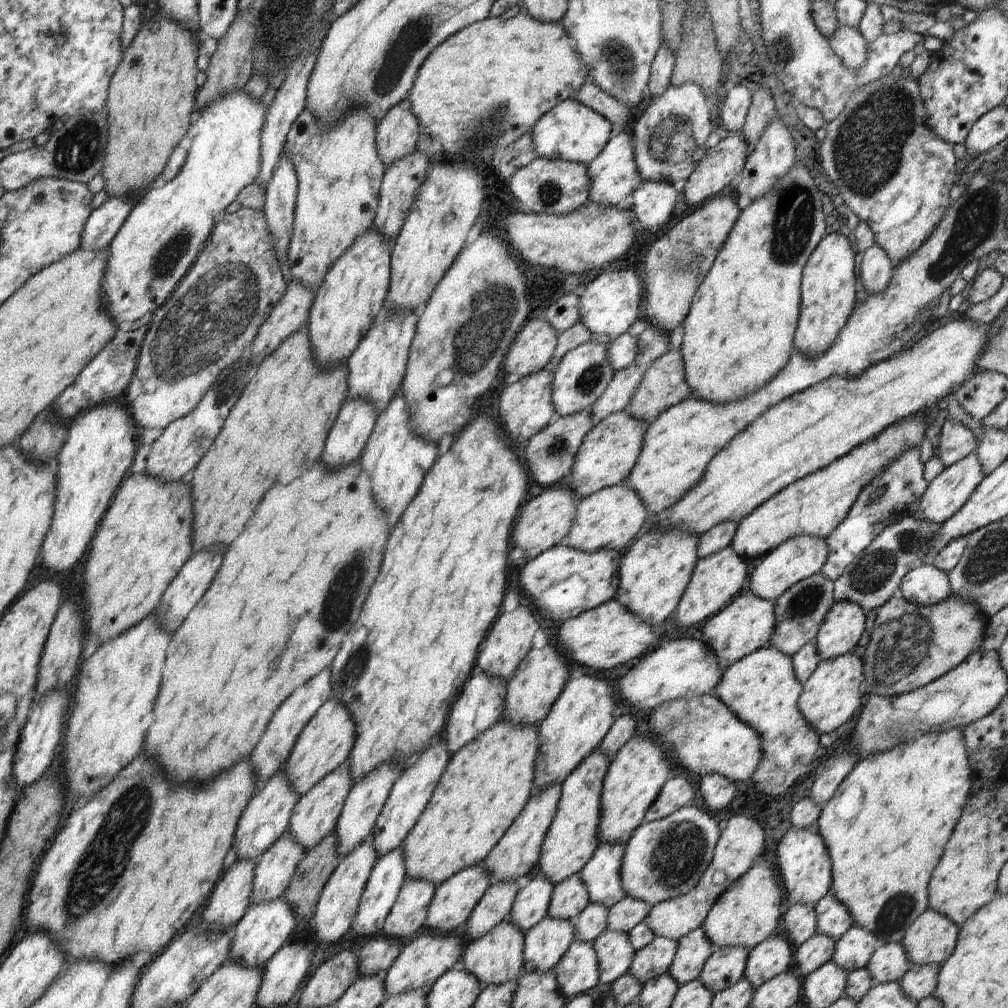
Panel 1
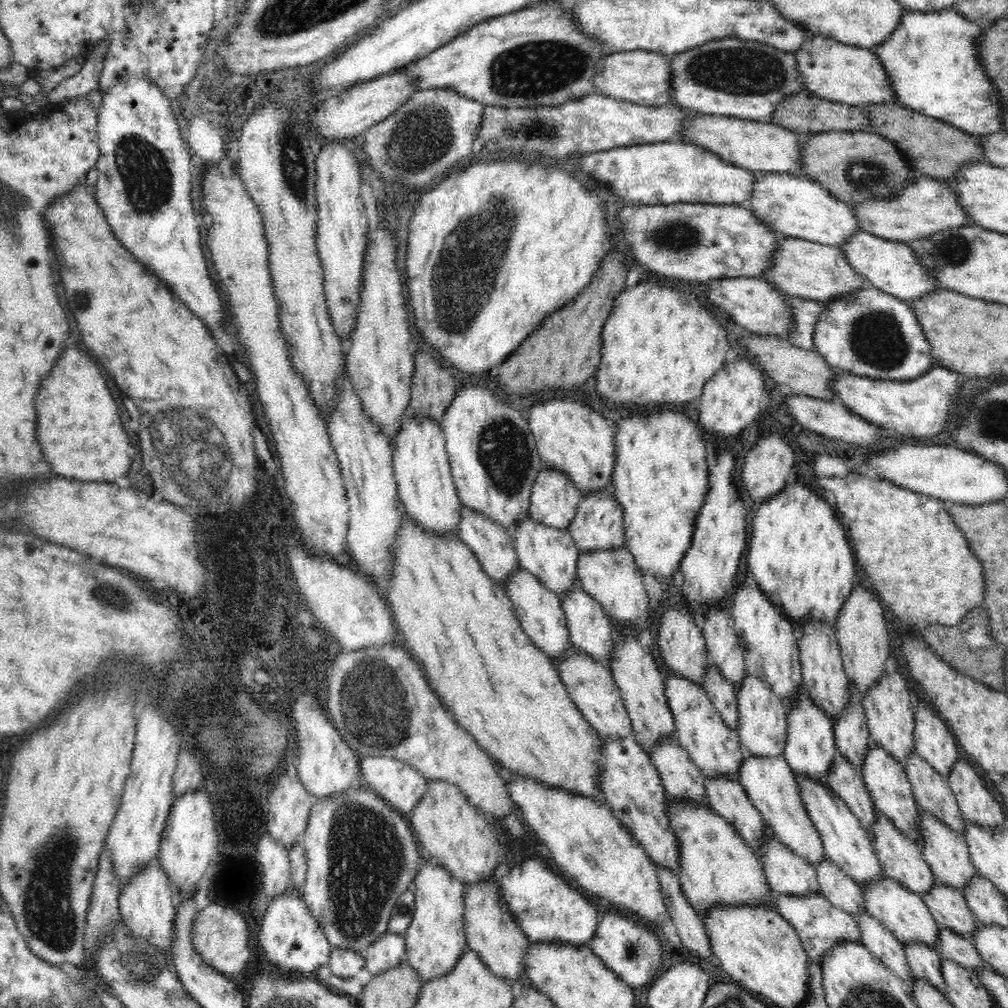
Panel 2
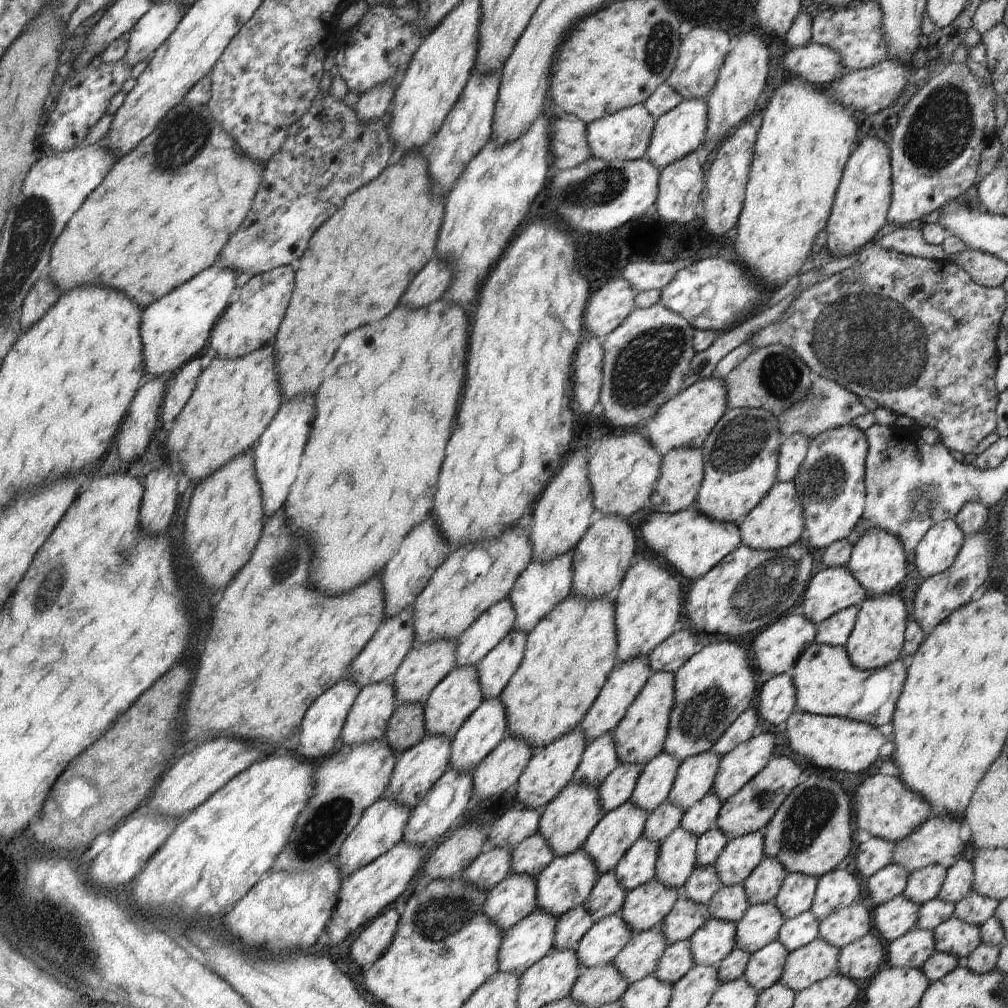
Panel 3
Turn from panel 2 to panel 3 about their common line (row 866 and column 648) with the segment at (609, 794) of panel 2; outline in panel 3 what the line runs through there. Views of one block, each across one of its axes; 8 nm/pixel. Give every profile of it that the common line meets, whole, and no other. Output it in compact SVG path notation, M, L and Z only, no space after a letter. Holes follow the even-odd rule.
M636 657L625 663L616 663L599 695L594 699L590 710L584 715L578 726L587 742L601 737L604 733L611 732L618 726L618 723L624 718L627 708L634 702L652 673L653 670L646 657Z

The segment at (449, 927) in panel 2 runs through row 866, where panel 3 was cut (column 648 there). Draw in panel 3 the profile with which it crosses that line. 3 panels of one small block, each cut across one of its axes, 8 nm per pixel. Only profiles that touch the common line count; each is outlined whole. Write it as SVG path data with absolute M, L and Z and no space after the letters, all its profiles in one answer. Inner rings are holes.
M708 377L695 382L665 402L652 420L647 422L641 434L662 456L678 447L700 449L727 409L727 392L723 379Z

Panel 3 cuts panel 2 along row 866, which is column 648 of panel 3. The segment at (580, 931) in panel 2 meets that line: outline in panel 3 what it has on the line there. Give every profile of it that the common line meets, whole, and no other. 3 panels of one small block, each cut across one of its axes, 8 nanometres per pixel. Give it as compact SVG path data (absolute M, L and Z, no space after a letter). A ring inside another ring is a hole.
M695 506L674 514L653 511L641 523L640 534L654 555L662 556L684 578L693 581L712 570L727 554L742 544L738 524L712 520Z

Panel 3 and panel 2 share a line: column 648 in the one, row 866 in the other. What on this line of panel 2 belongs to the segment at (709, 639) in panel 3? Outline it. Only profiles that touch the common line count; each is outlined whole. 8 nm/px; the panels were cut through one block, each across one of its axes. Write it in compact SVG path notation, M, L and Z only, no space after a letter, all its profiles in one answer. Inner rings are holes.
M656 865L660 890L662 890L664 904L668 915L676 927L681 943L692 950L696 956L702 956L706 960L718 960L712 952L710 941L704 927L704 921L699 917L696 909L688 903L684 895L679 875L666 867Z

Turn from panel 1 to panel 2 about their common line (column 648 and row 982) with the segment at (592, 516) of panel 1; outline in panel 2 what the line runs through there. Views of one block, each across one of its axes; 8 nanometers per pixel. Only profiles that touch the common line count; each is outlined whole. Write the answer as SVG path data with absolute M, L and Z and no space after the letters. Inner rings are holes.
M504 864L502 868L498 868L487 879L464 887L464 929L469 948L476 951L494 975L510 979L517 988L518 978L525 976L523 960L530 940L514 921L508 905L502 901L498 880L507 871Z

